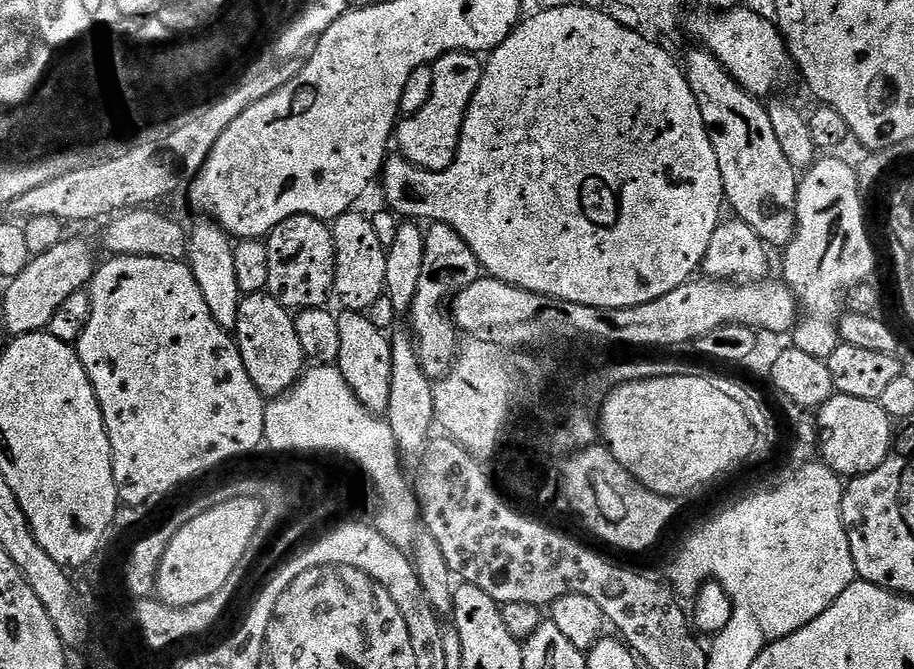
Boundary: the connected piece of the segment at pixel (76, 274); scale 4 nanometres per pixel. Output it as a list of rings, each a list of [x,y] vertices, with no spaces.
[[[65,238],[58,246],[54,246],[54,250],[33,256],[22,274],[11,277],[9,284],[12,285],[4,292],[3,327],[13,337],[45,331],[50,318],[54,318],[54,310],[58,310],[58,306],[62,306],[70,294],[81,291],[91,281],[93,271],[92,248],[84,240]]]

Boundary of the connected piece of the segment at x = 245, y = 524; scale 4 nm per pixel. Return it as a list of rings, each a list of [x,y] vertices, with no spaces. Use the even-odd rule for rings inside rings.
[[[234,497],[232,500],[221,500],[220,504],[212,509],[206,509],[198,514],[192,521],[182,526],[178,534],[166,546],[166,554],[160,563],[160,569],[156,575],[155,595],[170,607],[194,606],[204,599],[210,599],[217,594],[222,587],[226,586],[231,575],[238,572],[239,564],[243,562],[244,556],[249,555],[248,547],[254,532],[258,530],[262,507],[260,501],[250,497]]]

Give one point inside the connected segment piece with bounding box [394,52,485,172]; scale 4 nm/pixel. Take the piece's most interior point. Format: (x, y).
(429, 139)

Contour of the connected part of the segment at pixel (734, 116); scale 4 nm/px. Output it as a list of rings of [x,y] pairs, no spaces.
[[[699,46],[693,47],[688,56],[686,75],[688,85],[702,110],[702,122],[710,134],[710,142],[714,146],[714,155],[718,157],[718,170],[722,170],[722,186],[724,198],[729,209],[733,208],[735,219],[746,222],[754,234],[763,240],[765,245],[777,250],[787,248],[788,241],[796,234],[796,185],[797,169],[786,162],[786,154],[782,154],[782,145],[774,135],[774,126],[770,126],[770,114],[767,107],[757,97],[750,95],[714,58]]]

